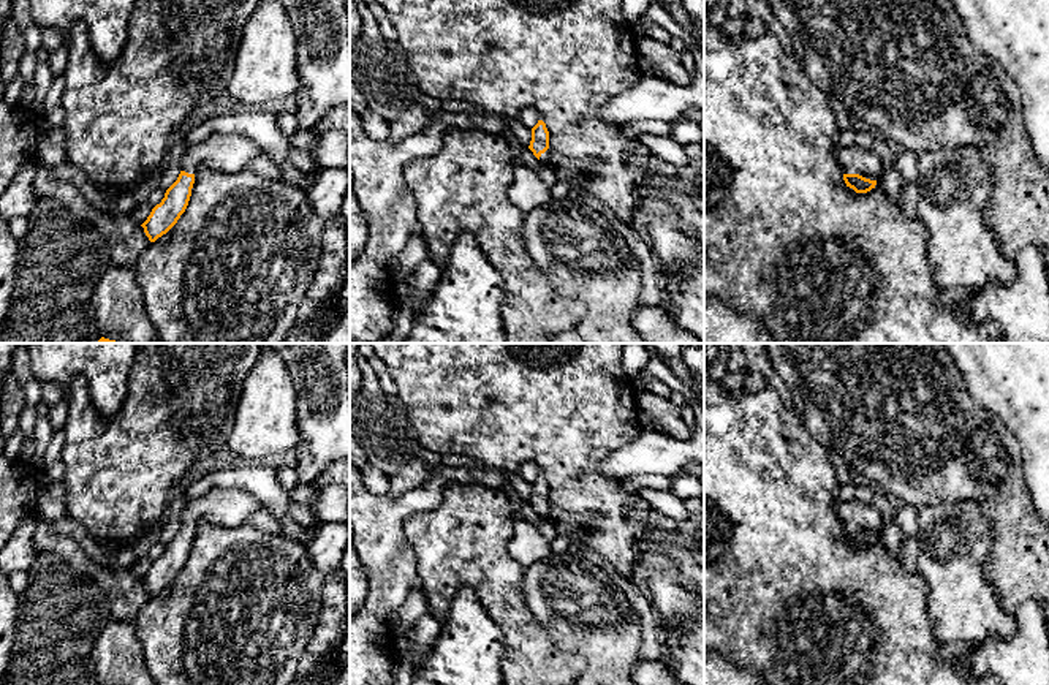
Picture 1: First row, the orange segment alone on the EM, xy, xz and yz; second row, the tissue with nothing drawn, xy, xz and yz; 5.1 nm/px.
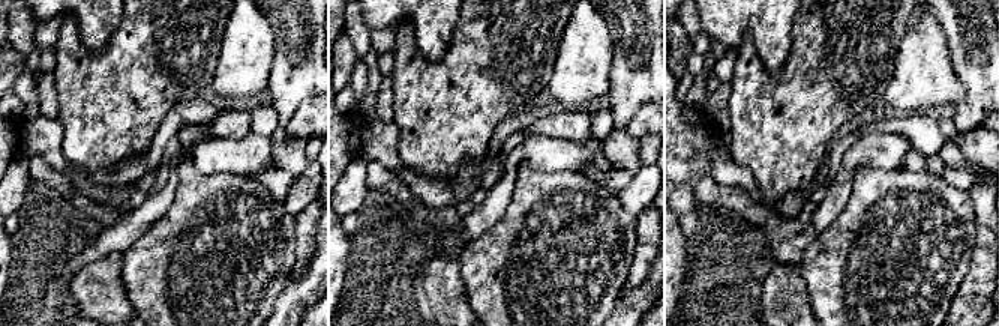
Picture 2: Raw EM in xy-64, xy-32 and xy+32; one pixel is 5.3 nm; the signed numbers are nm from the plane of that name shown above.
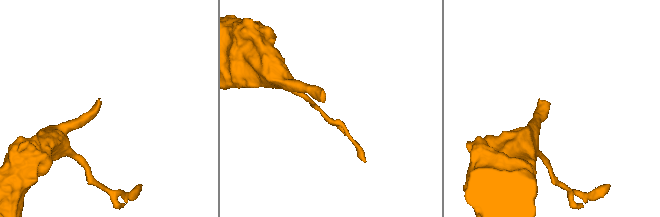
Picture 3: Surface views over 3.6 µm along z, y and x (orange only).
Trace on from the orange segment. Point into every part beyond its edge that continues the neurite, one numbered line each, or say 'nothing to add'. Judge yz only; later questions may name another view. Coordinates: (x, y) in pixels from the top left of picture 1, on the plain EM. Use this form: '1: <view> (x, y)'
1: yz (855, 514)

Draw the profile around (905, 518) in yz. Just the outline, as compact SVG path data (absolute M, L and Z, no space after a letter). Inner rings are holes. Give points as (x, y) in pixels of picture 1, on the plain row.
M903 505L894 513L894 522L897 524L900 530L900 543L902 544L908 538L916 538L919 532L919 522L918 522L918 509Z

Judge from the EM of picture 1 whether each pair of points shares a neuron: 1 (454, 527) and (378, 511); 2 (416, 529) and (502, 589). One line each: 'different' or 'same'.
1: different
2: same

